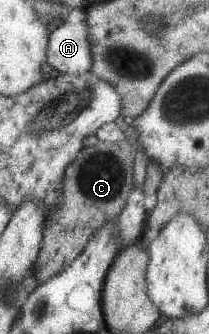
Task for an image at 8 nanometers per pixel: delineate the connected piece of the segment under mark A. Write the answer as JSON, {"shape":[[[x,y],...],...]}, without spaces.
{"shape":[[[85,20],[70,24],[65,21],[49,33],[47,50],[45,50],[45,60],[47,65],[55,69],[60,74],[79,75],[89,71],[91,67],[91,42],[89,42],[89,32],[87,32]]]}

